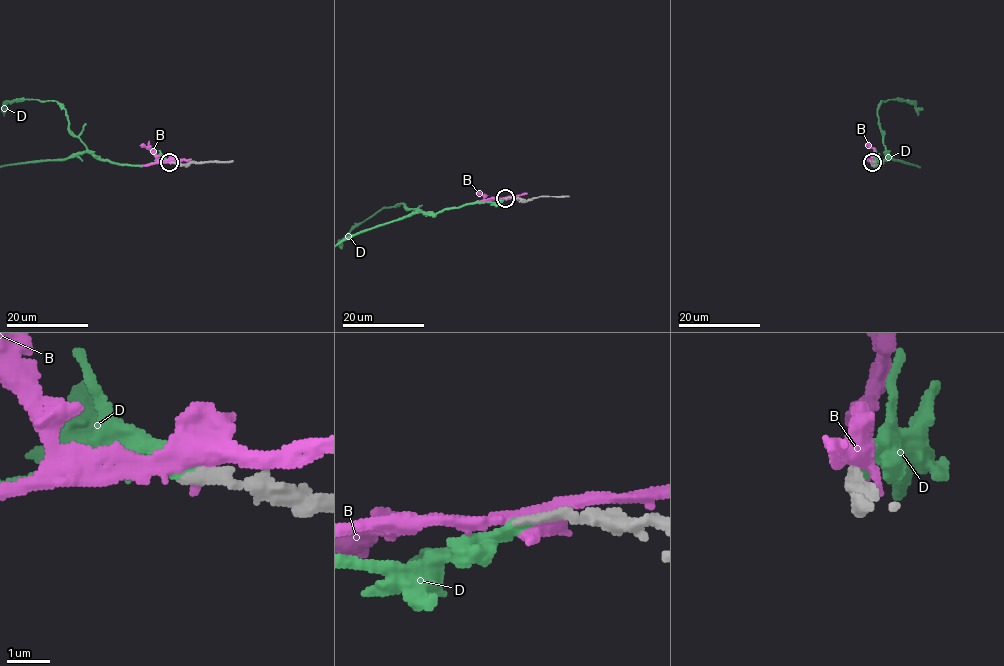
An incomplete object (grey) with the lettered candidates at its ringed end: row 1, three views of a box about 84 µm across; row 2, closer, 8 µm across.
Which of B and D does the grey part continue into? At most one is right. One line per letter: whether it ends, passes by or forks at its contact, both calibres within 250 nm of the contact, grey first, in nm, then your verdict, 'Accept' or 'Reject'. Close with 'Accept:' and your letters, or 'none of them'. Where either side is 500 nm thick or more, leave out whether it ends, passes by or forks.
B: It forks there. Thickness 320 nm (grey) against 440 nm. Reject
D: It ends there. Thickness 280 nm (grey) against 340 nm. Accept
Accept: D

